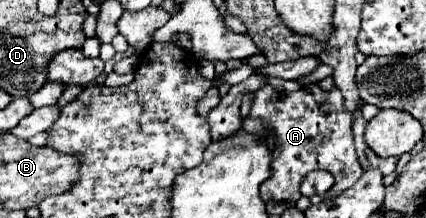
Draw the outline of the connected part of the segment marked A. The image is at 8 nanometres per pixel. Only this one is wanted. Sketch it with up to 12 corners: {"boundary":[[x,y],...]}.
{"boundary":[[334,86],[260,88],[242,130],[272,146],[264,202],[296,202],[300,180],[328,170],[326,199],[362,168],[352,114]]}

